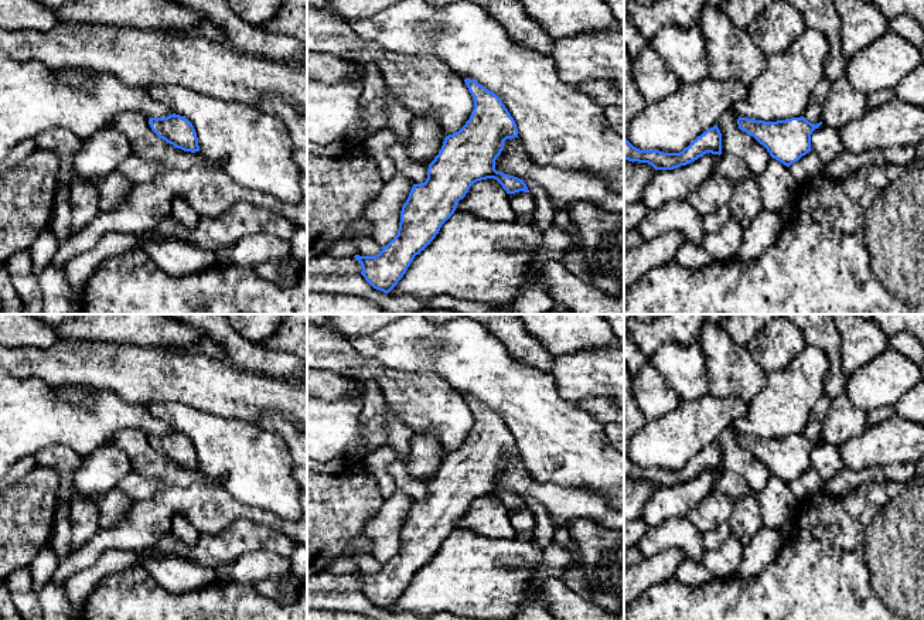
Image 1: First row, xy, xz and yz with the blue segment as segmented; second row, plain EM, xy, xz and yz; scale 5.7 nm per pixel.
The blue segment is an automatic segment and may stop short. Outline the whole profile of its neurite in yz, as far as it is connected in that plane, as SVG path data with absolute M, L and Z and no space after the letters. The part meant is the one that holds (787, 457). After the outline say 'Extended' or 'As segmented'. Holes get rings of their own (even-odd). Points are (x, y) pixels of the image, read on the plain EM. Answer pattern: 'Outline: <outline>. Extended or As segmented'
Outline: M804 433L777 439L737 436L739 446L763 461L770 473L790 484L811 469L811 452L822 439L814 442Z. As segmented

